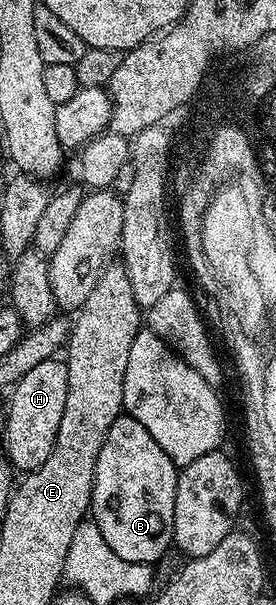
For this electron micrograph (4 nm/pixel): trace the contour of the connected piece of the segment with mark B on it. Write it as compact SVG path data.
M121 414L109 426L101 454L97 454L89 516L117 558L155 566L167 551L172 551L173 502L179 474L169 454L157 446L153 434L137 418Z

